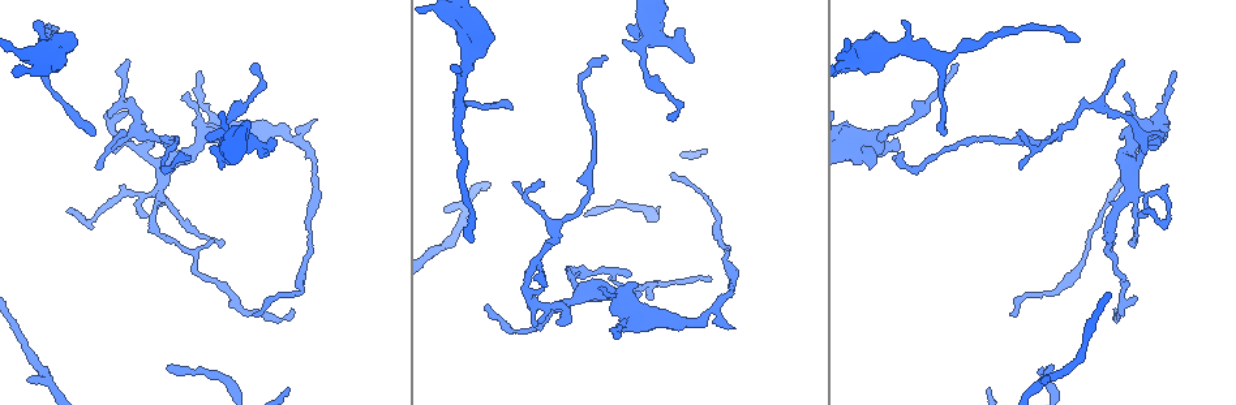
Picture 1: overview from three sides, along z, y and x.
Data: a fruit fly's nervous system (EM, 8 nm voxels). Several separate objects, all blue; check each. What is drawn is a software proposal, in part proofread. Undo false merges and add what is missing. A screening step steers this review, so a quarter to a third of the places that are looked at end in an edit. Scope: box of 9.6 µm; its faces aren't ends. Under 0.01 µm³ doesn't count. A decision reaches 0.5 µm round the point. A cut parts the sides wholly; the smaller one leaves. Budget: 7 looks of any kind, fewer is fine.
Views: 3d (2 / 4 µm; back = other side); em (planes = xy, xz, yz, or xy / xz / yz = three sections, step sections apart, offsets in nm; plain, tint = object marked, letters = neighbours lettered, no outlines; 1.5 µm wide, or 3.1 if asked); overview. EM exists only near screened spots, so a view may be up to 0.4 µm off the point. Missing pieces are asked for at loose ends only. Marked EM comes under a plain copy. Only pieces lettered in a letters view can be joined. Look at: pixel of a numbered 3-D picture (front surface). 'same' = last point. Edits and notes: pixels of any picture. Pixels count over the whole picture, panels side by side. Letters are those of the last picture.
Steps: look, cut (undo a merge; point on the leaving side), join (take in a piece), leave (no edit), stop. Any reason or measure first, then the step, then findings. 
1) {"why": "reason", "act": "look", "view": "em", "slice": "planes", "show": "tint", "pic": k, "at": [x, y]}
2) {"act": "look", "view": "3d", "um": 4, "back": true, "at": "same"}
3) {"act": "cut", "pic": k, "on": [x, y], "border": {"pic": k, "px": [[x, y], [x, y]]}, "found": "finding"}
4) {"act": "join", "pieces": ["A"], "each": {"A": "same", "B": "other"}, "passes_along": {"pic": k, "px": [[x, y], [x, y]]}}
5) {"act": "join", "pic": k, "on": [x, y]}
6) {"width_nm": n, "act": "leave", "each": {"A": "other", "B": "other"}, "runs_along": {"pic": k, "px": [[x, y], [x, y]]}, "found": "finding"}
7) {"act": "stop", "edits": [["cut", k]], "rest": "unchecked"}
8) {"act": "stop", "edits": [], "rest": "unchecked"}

{"why": "thin end", "act": "look", "view": "em", "slice": "xy", "step": 8, "show": "letters", "pic": 1, "at": [1172, 71]}

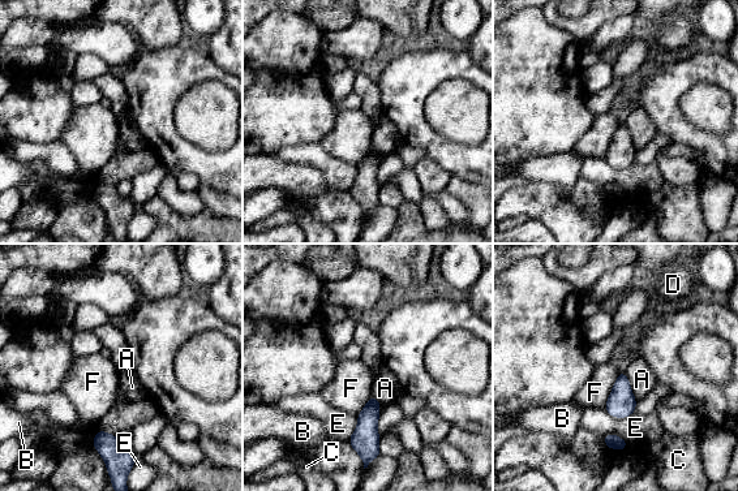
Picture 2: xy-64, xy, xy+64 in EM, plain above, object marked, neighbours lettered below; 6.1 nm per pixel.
{"longest_contact_nm": ["F", 260], "act": "leave", "each": {"A": "other", "B": "other", "C": "other", "D": "other", "E": "other", "F": "other"}, "border": {"pic": 2, "px": [[619, 371], [603, 408]]}, "found": "no lettered piece goes on from it"}

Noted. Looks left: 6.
{"act": "look", "view": "3d", "um": 4, "pic": 1, "at": [94, 131]}

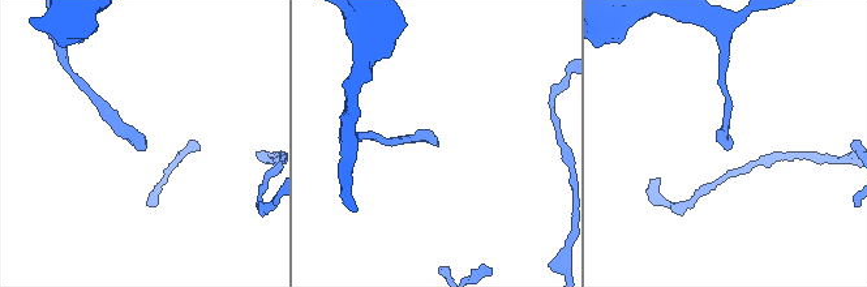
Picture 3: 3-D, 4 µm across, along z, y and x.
{"why": "shape alone is not enough", "act": "look", "view": "em", "slice": "xz", "step": 4, "show": "letters", "pic": 3, "at": [145, 146]}

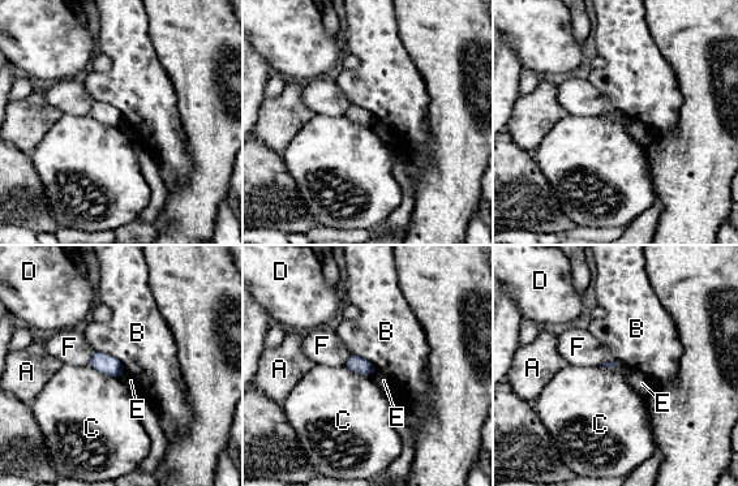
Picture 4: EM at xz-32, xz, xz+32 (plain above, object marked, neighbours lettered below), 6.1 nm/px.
{"act": "leave", "each": {"A": "other", "B": "other", "C": "other", "D": "other", "E": "other", "F": "other"}, "border": {"pic": 4, "px": [[88, 365], [120, 378]]}, "found": "none of them fits"}

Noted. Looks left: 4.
{"why": "free end", "act": "look", "view": "em", "slice": "planes", "show": "letters", "pic": 1, "at": [35, 24]}

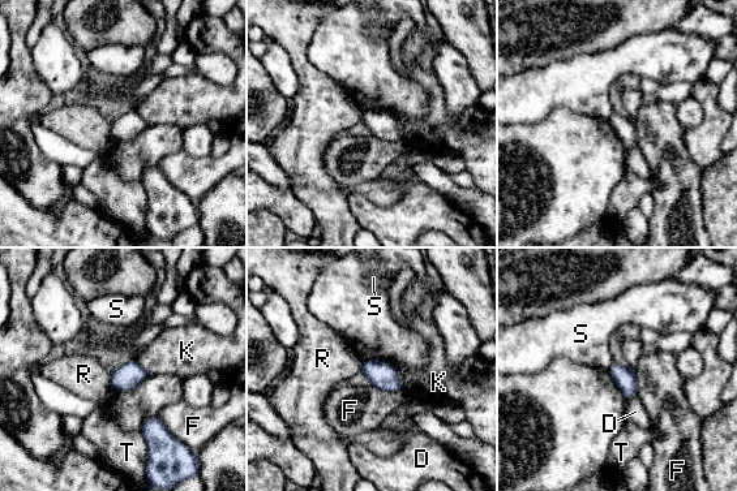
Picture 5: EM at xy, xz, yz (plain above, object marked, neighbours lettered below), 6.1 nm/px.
{"act": "leave", "each": {"D": "other", "F": "other", "K": "other", "R": "other", "S": "other", "T": "other"}, "found": "no lettered piece goes on from it"}

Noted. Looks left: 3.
{"act": "stop", "edits": [], "rest": "unchecked"}

